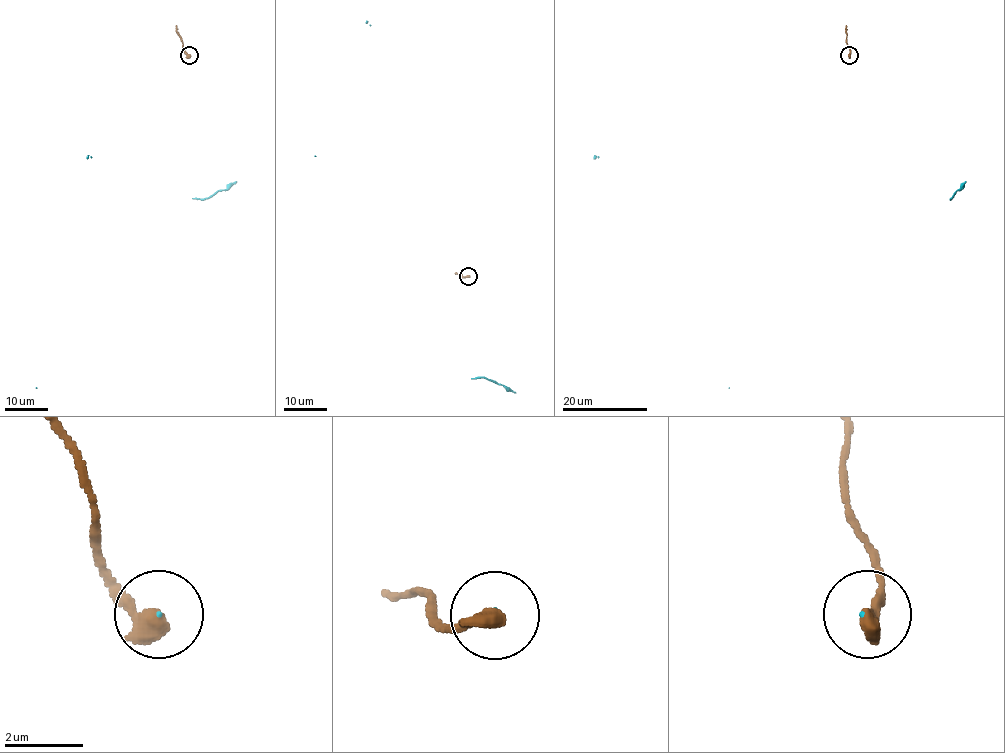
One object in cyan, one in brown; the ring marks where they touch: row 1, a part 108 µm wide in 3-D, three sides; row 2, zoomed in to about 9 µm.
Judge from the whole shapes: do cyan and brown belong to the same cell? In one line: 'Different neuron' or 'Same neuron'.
Different neuron

